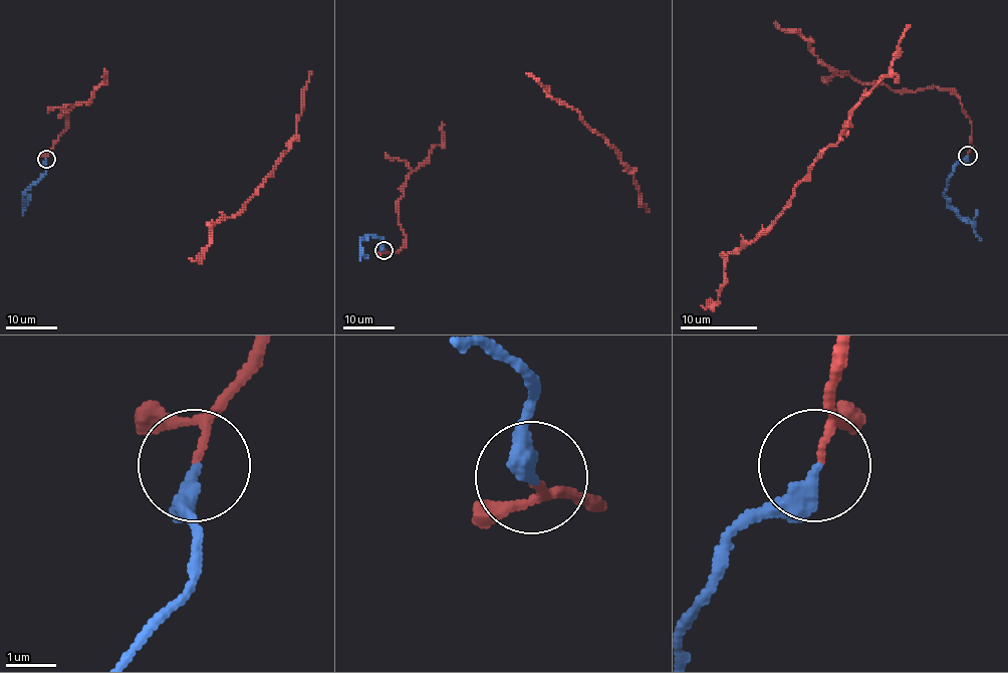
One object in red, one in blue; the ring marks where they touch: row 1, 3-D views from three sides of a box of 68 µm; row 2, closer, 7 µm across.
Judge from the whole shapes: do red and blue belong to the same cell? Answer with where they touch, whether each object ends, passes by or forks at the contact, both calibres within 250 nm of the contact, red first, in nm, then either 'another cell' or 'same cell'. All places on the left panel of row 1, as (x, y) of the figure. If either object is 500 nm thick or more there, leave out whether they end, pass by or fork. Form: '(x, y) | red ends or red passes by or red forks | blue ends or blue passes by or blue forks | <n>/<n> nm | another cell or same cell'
(46, 159) | red passes by | blue ends | 90/360 nm | same cell

